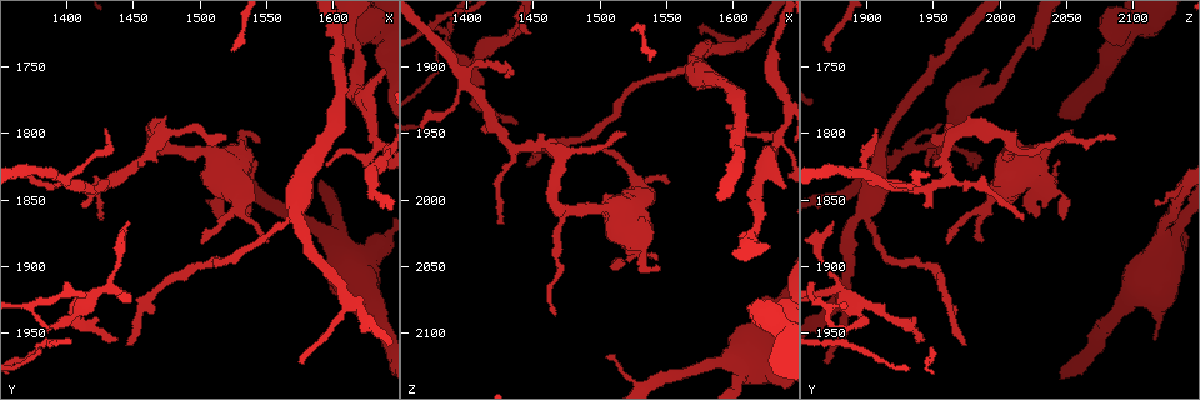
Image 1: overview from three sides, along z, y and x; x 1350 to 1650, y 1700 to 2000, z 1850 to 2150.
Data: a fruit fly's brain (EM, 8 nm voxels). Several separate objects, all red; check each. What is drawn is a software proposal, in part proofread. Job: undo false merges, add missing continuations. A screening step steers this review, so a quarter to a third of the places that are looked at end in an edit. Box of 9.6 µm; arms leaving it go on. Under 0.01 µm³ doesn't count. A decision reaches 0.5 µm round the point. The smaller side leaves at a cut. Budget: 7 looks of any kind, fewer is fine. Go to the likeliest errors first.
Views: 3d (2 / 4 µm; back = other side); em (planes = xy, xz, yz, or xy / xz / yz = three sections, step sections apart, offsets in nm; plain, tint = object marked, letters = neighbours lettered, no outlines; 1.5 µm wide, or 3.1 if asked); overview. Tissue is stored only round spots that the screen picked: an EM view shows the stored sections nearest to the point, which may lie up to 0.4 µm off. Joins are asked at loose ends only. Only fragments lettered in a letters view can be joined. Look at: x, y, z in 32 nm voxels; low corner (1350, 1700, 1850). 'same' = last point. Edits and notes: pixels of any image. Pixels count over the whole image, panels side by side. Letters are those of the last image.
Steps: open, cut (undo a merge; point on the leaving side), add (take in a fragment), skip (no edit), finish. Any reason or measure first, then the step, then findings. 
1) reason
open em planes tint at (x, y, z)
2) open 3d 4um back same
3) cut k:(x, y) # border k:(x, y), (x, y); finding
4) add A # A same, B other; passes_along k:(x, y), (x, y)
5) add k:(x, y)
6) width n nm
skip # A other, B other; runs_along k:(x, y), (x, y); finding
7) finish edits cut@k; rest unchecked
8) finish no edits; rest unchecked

open em planes tint at (1374, 1934, 1870)

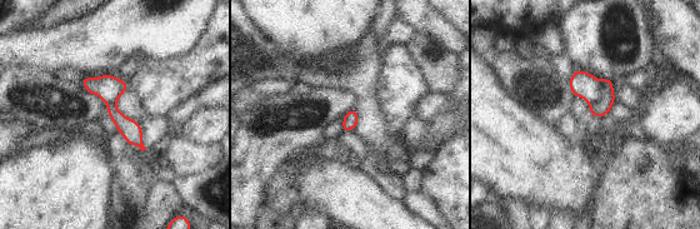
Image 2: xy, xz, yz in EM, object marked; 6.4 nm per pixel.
open em planes letters same

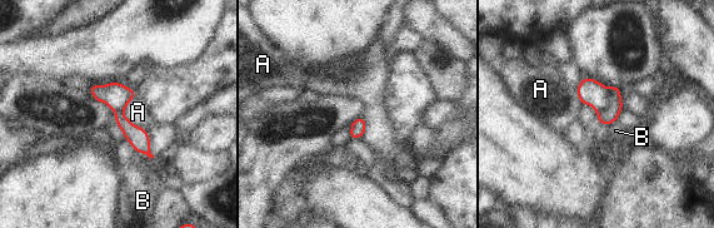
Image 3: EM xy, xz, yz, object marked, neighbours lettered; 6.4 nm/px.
cut 3:(590, 92) # A other, B other; border 3:(610, 92), (609, 104), (598, 112); two cells meet here

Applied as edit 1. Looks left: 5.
open em planes letters at (1596, 1824, 1946)

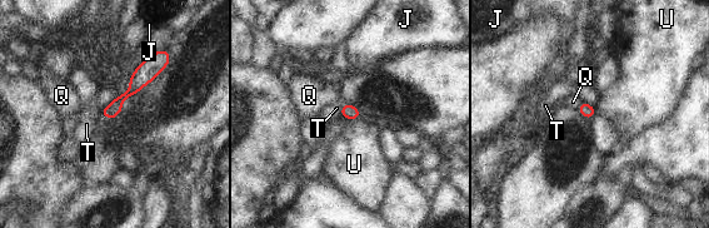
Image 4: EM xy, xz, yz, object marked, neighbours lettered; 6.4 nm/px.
skip # J other, Q other, T other, U other; border 4:(349, 118), (359, 119); none of them fits

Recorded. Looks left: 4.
end of a long branch
open em xy step 8 letters at (1448, 1958, 1974)

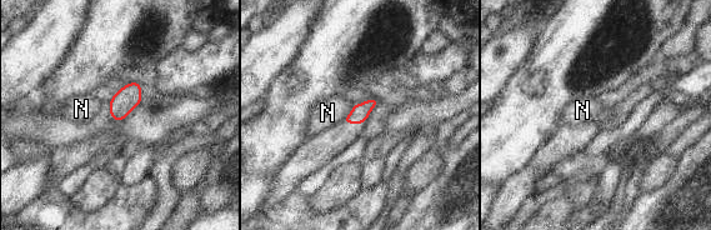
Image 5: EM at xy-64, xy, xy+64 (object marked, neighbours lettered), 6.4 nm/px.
another direction
open em planes letters same

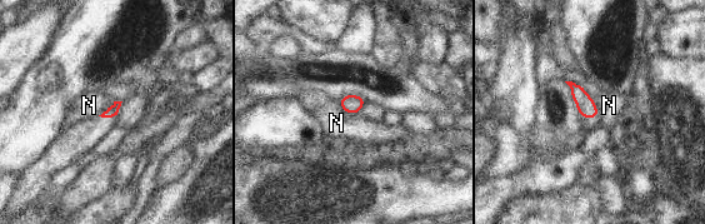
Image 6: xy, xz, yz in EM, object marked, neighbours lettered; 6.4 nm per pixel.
skip # N other; border 6:(338, 101), (346, 112), (358, 113); no lettered fragment goes on from it

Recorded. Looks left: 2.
finish edits cut@3; rest unchecked

